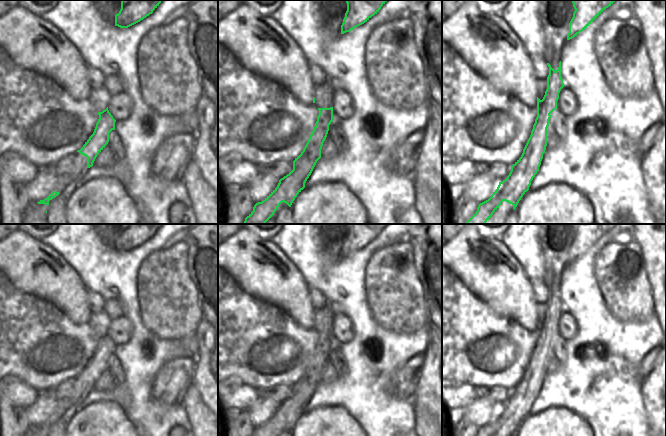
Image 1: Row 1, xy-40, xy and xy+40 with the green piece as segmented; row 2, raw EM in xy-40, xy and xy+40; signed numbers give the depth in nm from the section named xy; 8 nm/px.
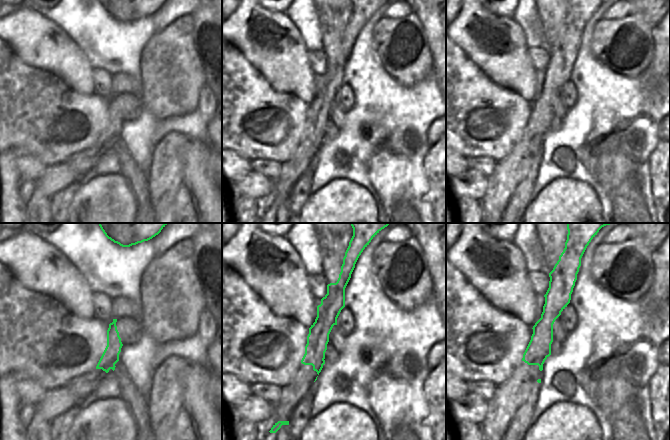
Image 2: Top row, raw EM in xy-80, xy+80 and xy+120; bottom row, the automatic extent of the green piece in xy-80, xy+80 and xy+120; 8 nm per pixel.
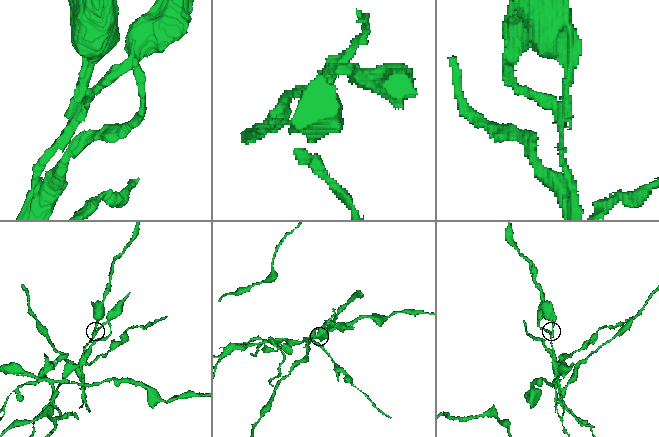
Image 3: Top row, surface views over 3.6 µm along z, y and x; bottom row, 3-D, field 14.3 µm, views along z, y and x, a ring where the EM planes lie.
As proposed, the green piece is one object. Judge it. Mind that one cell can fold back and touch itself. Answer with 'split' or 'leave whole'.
split

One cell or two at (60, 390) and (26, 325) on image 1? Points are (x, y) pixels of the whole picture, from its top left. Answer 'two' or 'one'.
two

